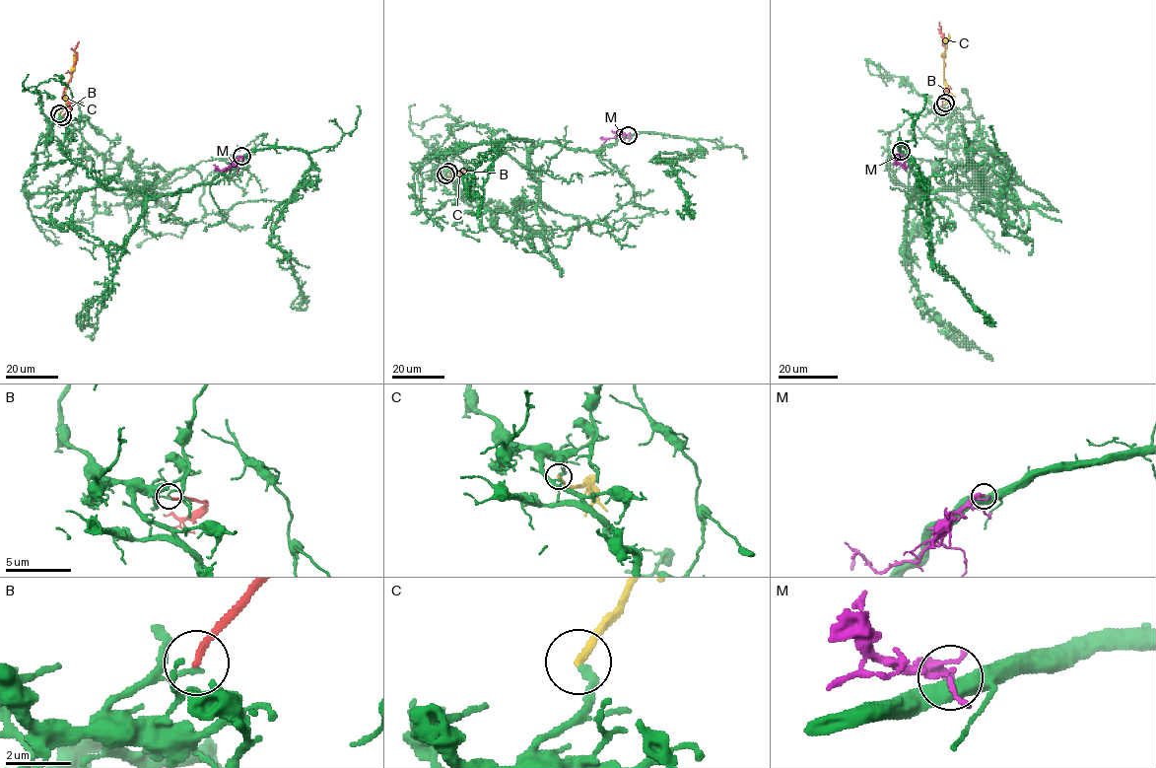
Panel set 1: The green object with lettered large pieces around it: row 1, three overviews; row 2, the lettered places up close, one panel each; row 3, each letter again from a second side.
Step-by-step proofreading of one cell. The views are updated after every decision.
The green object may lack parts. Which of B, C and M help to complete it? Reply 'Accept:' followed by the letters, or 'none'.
Accept: C

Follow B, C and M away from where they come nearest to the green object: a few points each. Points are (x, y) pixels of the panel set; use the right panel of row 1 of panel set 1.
B: (942, 106), (947, 90), (945, 47), (939, 21)
C: (945, 103), (948, 94), (943, 63), (948, 33)
M: (900, 151), (897, 160), (905, 169), (909, 165), (913, 168)

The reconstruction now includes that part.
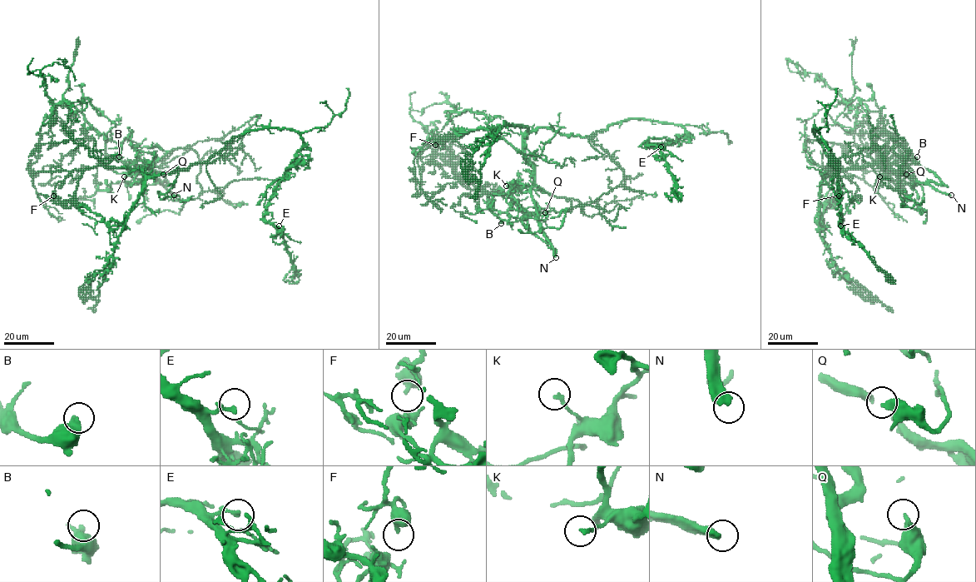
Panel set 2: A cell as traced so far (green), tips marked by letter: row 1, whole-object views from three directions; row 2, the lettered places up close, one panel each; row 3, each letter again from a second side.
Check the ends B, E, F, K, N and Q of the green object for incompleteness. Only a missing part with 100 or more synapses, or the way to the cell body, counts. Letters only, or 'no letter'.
N

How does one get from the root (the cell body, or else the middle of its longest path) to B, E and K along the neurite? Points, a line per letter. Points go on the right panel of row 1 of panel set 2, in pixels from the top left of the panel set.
B: (825, 171), (822, 176), (876, 164), (879, 160), (884, 161), (889, 173), (886, 165), (892, 156), (917, 156)
E: (825, 171), (830, 161), (814, 136), (814, 128), (830, 151), (836, 165), (840, 191), (840, 226)
K: (825, 171), (822, 176), (884, 164), (879, 171), (883, 175), (879, 176)

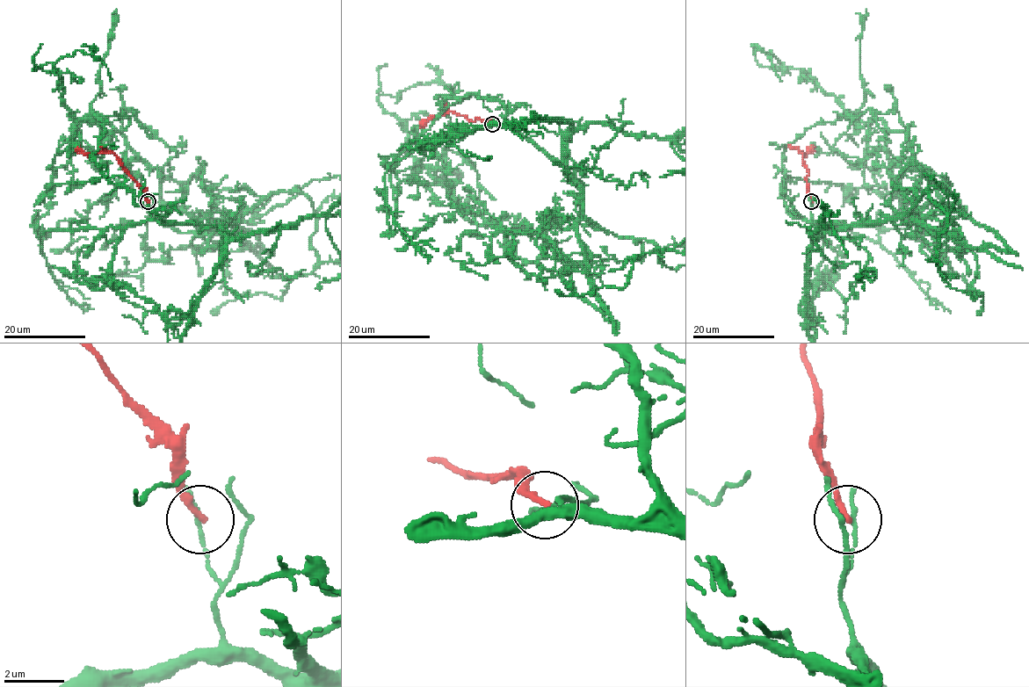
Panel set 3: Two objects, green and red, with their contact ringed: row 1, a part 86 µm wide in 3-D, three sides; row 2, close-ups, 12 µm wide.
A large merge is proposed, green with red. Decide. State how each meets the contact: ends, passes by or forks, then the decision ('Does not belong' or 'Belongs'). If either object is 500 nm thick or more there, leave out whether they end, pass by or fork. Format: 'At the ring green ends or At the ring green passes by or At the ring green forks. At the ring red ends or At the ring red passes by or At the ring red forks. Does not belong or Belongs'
At the ring green ends. At the ring red ends. Does not belong

